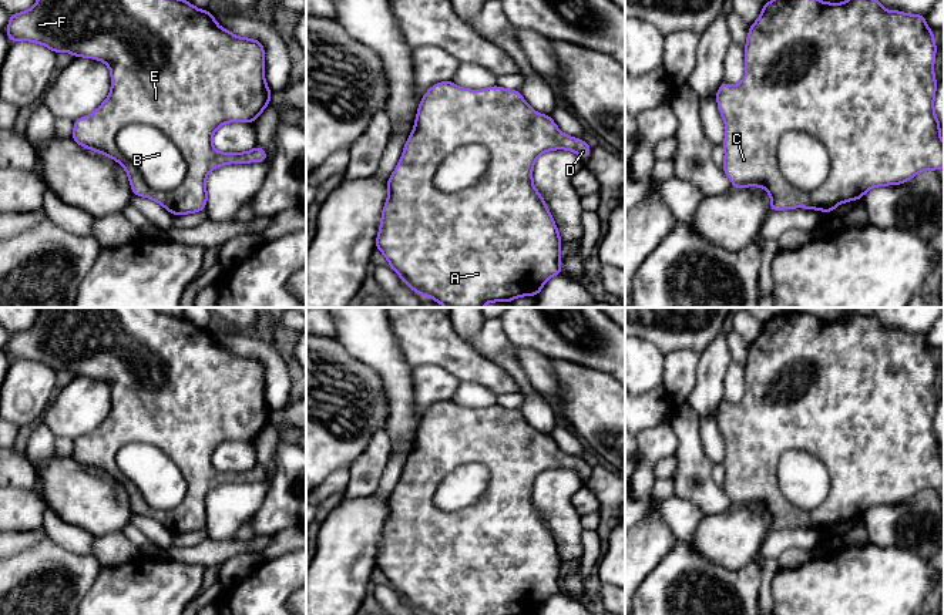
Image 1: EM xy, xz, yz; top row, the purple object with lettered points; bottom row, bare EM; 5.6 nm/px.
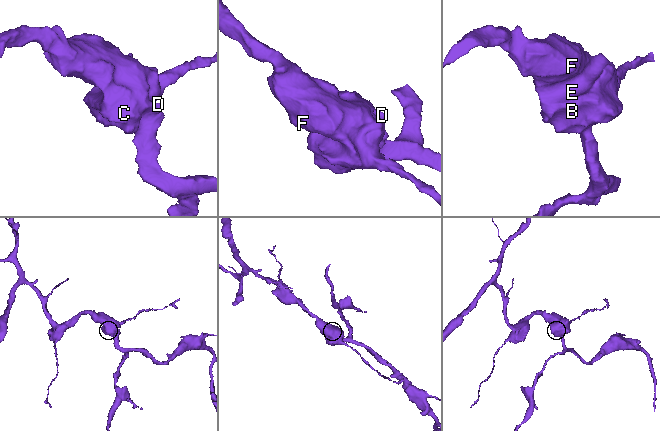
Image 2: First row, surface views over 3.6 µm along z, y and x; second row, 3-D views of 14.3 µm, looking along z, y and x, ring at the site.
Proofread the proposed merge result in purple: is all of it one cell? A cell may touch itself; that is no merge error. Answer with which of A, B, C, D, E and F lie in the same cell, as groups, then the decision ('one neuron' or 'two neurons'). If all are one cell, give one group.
A C D E F / B | two neurons

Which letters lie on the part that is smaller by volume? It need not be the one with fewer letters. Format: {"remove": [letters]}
{"remove": ["B"]}

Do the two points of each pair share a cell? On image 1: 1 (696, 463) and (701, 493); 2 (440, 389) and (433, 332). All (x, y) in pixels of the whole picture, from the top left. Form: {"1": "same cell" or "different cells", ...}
{"1": "same cell", "2": "different cells"}

